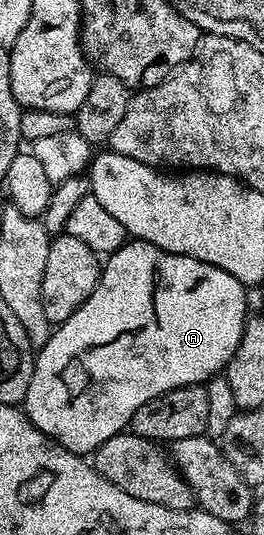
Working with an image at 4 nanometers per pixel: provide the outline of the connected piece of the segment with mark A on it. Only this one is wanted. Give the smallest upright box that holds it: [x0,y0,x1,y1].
[24,240,248,455]

